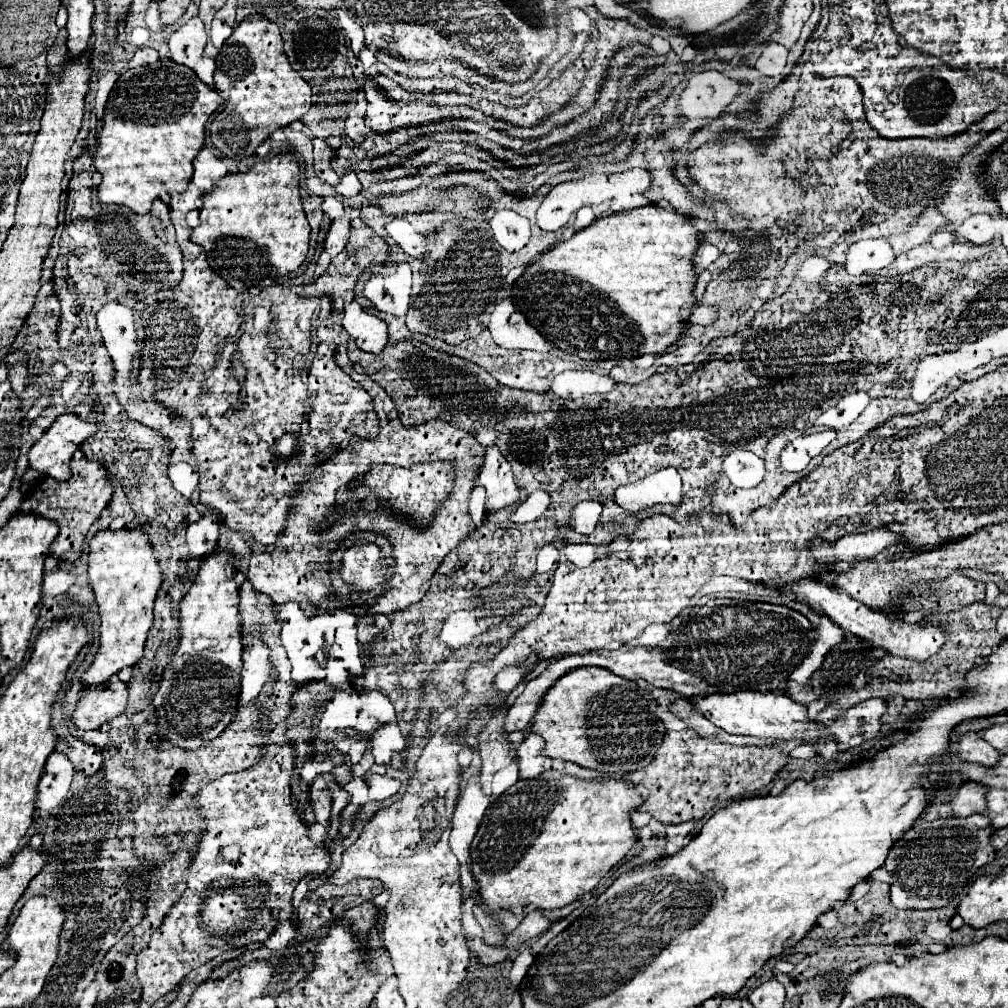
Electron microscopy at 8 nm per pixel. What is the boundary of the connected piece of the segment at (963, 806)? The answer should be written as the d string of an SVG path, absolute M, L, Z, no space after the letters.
M966 782L962 788L958 788L958 794L950 802L950 808L954 810L954 816L972 816L972 814L984 814L986 812L986 792L988 788L978 782Z

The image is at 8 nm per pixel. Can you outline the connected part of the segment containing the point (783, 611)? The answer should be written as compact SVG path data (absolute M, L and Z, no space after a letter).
M716 598L716 600L706 600L704 606L692 608L692 614L698 612L698 620L688 620L680 624L676 630L672 630L658 646L648 648L648 646L620 646L618 650L598 650L598 652L588 652L588 654L568 654L558 658L556 662L550 662L548 668L528 680L524 684L524 692L520 692L514 700L514 704L508 710L506 716L506 732L516 732L516 730L528 730L534 718L534 712L538 710L538 704L542 702L542 696L546 694L546 688L558 676L564 676L566 672L582 666L600 666L616 676L628 678L628 680L646 680L648 684L656 688L668 688L678 692L684 698L696 696L700 692L738 692L738 690L756 690L756 692L776 692L782 688L782 682L790 676L790 672L802 662L804 646L808 646L808 636L812 636L812 626L806 616L802 616L796 610L790 610L788 606L776 606L776 604L764 604L764 602L740 602L732 598Z

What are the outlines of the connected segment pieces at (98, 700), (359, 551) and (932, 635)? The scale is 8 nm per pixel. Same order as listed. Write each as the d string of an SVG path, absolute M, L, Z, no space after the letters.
M114 674L112 682L98 688L86 688L76 704L74 722L82 730L98 730L102 724L116 718L126 710L128 688Z
M362 544L346 550L340 574L356 590L370 590L384 582L388 572L386 560L380 556L380 546Z
M802 580L798 584L792 586L792 590L784 590L782 592L788 592L792 594L796 600L808 600L808 606L814 608L816 612L828 616L832 622L836 622L842 630L862 638L862 640L868 640L872 642L874 646L880 646L884 648L888 654L892 656L902 656L902 658L910 658L910 660L926 660L930 658L932 654L936 654L942 644L944 644L944 632L940 626L934 626L934 624L906 624L904 620L896 620L896 622L890 622L890 616L888 612L872 612L870 608L866 608L862 602L850 598L846 592L838 592L834 586L828 586L824 582L816 582L816 580Z

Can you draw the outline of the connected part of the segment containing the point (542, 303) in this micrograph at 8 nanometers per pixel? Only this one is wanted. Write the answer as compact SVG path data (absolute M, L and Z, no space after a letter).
M646 206L618 212L596 220L570 240L548 250L516 280L510 296L550 344L582 360L624 360L644 354L662 354L678 342L686 326L680 310L692 310L696 304L694 288L698 274L694 258L700 242L702 238L692 218L672 208Z

